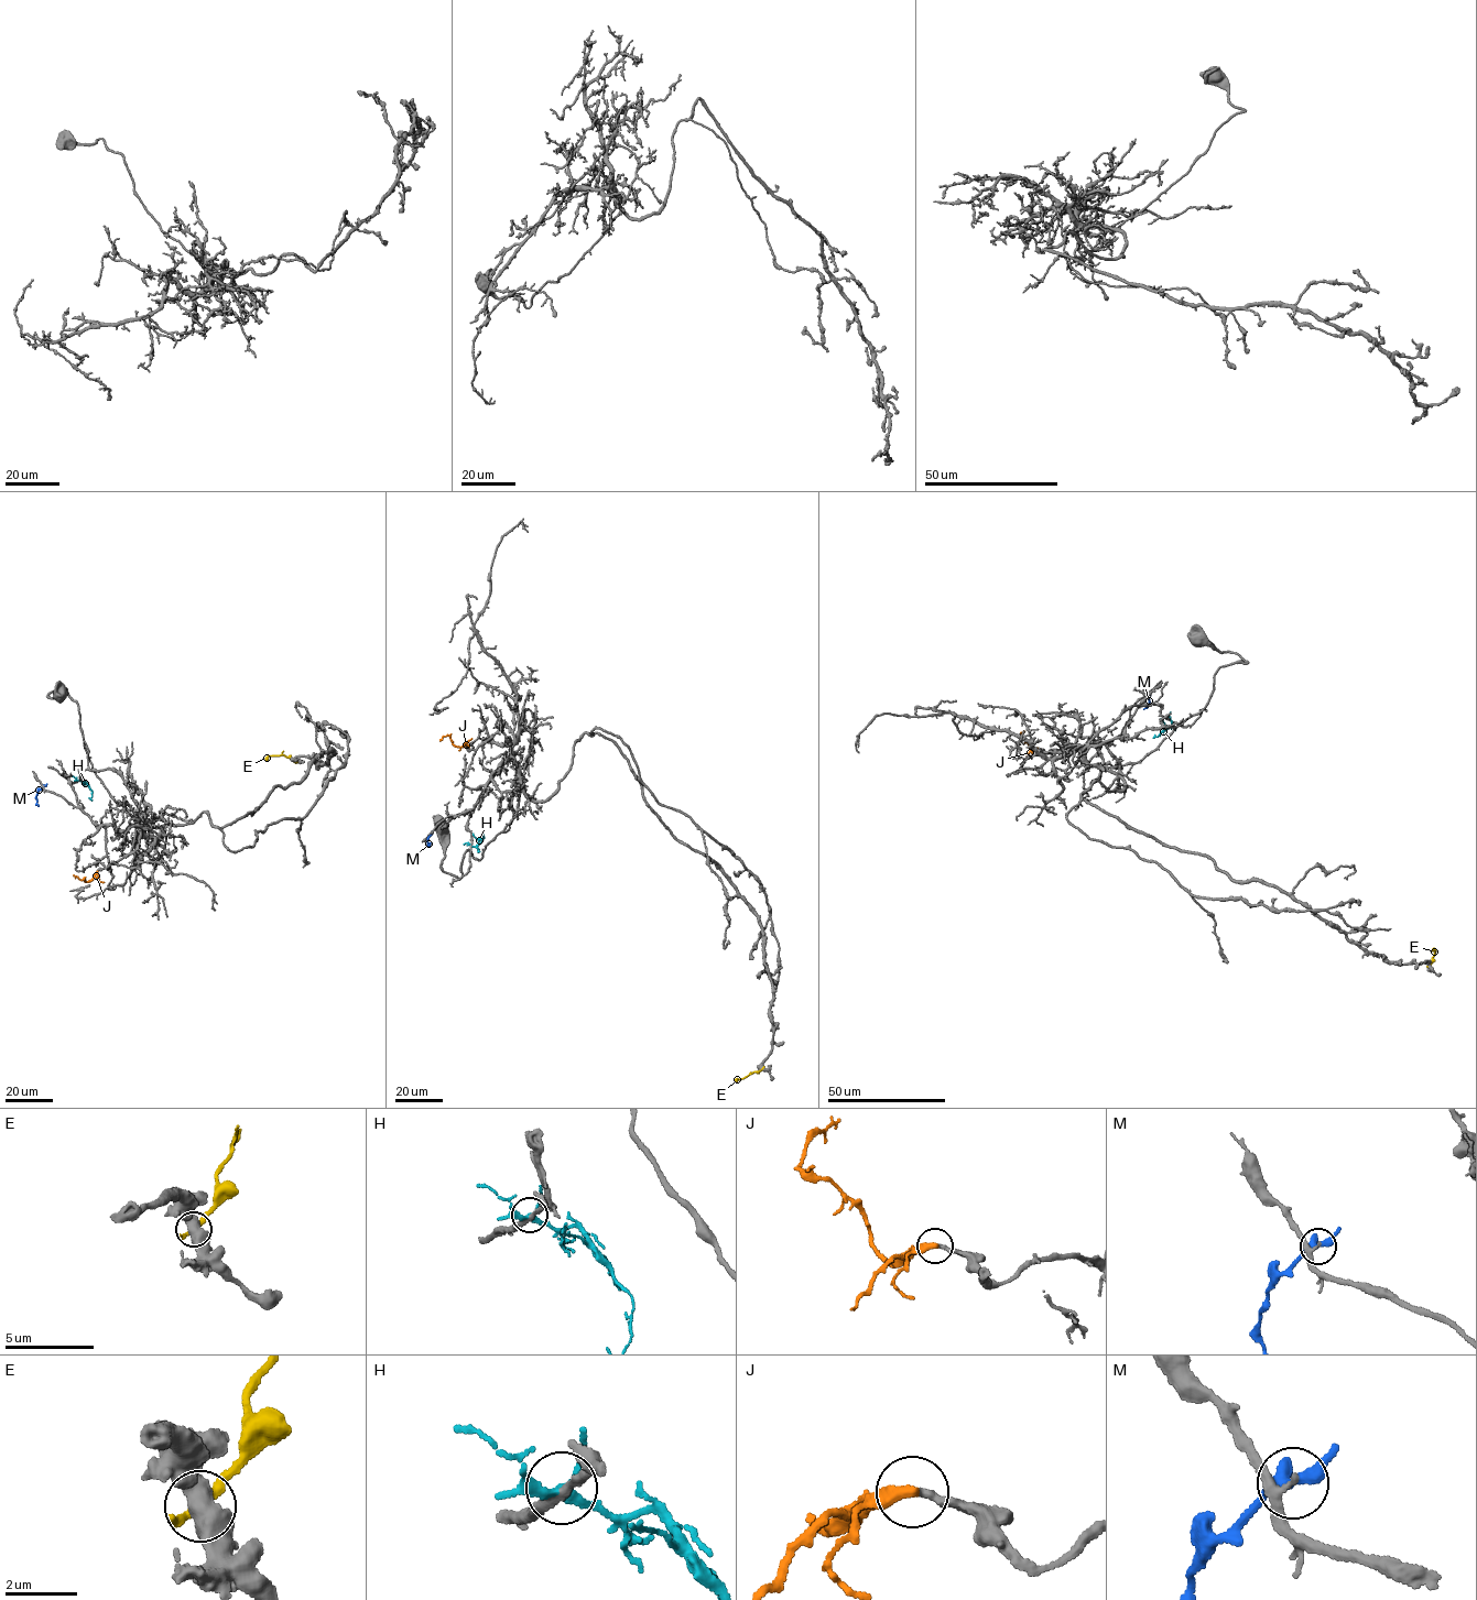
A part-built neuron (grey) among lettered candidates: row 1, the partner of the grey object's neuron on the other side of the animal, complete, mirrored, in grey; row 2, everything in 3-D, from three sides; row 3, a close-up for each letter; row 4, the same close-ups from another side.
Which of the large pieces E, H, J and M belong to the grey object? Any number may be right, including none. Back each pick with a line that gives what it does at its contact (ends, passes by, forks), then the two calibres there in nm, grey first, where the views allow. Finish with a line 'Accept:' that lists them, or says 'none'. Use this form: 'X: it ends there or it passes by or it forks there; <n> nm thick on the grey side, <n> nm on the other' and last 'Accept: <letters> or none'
J: it ends there; 320 nm thick on the grey side, 460 nm on the other
Accept: J

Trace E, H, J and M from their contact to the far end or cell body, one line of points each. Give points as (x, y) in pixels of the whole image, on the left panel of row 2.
E: (294, 761), (282, 754), (268, 755), (267, 761)
H: (78, 780), (93, 791), (88, 797)
J: (97, 871), (87, 881), (74, 877)
M: (44, 786), (36, 794), (37, 806)

